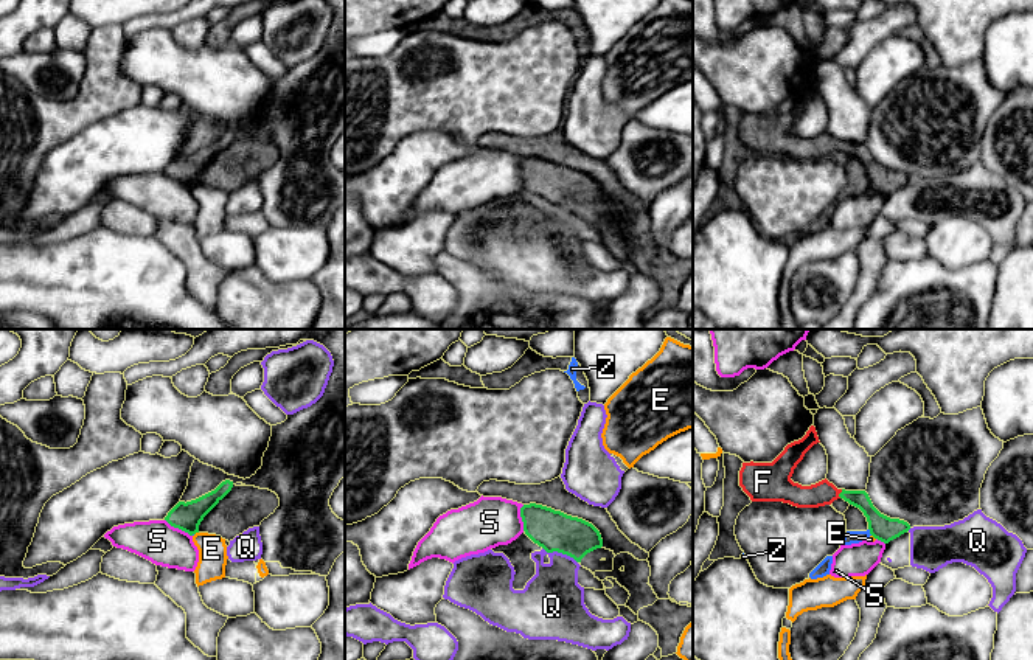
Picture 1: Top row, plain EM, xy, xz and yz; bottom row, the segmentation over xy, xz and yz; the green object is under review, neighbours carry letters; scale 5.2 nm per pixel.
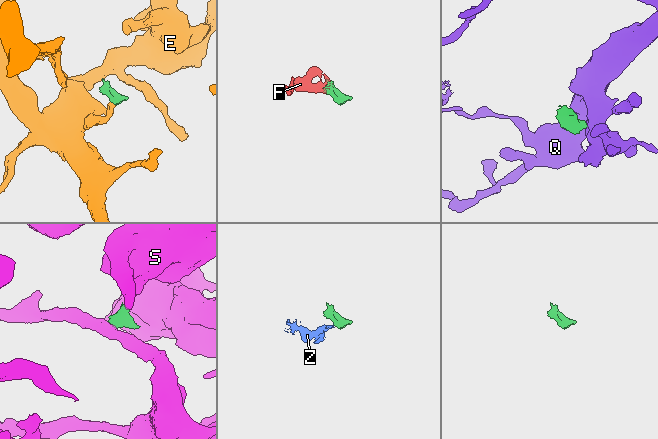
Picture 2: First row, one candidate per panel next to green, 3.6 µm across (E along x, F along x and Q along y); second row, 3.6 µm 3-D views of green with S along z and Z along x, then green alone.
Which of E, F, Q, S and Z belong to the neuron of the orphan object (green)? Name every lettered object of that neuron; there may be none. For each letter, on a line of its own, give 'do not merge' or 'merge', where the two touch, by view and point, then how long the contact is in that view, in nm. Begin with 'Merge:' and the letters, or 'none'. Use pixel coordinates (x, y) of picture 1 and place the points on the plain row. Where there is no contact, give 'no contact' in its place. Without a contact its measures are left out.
Merge: F
E: do not merge; contact xy (196, 184); length 30 nm
F: merge; contact yz (839, 146); length 50 nm
Q: do not merge; contact xz (559, 204); length 200 nm
S: do not merge; contact xy (179, 180); length 170 nm
Z: do not merge; contact yz (870, 184); length 40 nm

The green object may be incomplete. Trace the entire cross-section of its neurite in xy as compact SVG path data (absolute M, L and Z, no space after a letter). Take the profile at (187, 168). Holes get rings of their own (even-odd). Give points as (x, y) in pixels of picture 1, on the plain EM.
M222 134L214 143L191 152L179 154L165 169L165 172L190 188L199 185L203 169L231 143L233 134Z

